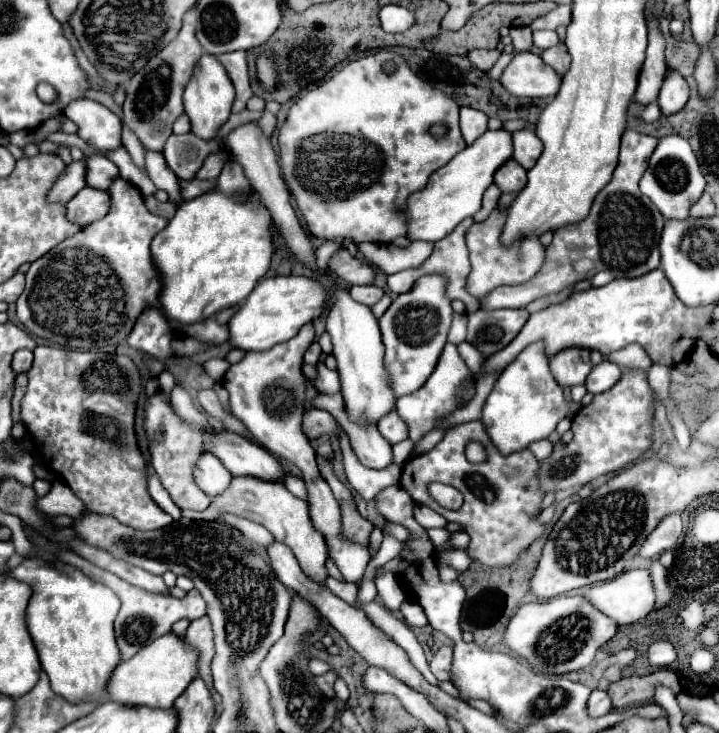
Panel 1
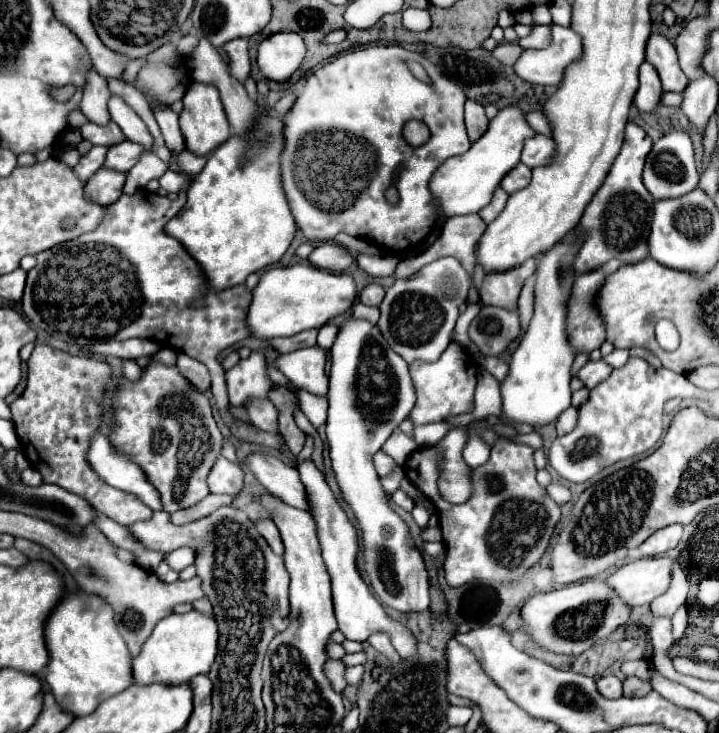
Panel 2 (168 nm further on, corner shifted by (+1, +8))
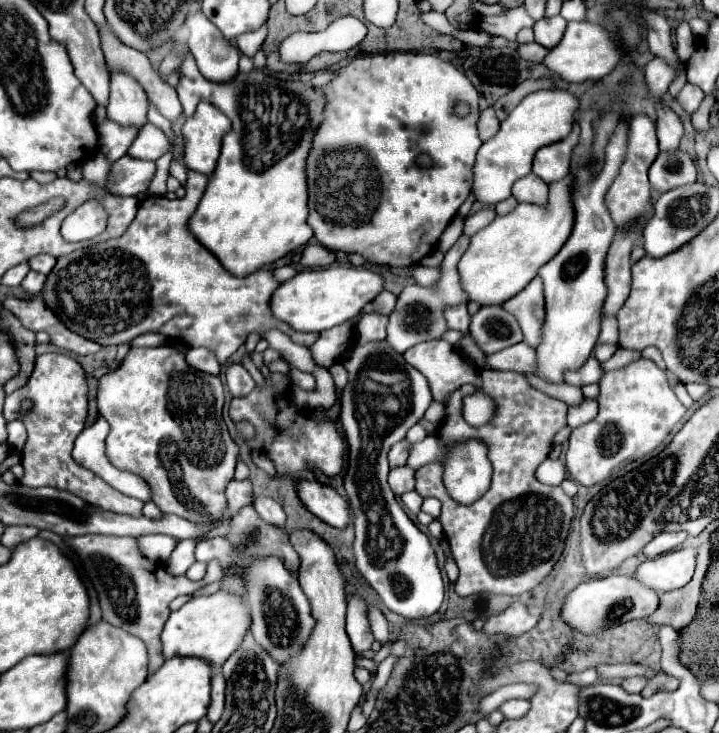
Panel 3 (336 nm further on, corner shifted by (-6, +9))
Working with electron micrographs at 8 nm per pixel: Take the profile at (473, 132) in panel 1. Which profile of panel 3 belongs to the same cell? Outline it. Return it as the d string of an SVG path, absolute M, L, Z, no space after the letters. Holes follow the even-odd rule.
M485 108L479 116L479 122L477 122L477 128L479 128L479 138L485 142L489 140L491 136L495 136L495 132L499 130L499 120L493 112L493 108Z

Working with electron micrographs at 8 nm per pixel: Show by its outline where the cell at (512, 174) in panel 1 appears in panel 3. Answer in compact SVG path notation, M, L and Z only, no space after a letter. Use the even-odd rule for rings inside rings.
M531 172L513 184L513 196L517 198L517 202L547 204L547 184Z

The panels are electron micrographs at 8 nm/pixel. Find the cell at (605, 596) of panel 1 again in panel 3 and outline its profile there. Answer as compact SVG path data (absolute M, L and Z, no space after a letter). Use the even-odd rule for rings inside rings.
M683 548L665 552L653 560L645 560L633 572L633 578L643 586L663 594L683 588L695 570L695 550Z

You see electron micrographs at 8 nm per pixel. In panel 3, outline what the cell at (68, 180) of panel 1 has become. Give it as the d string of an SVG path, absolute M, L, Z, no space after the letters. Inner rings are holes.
M111 120L97 126L97 132L99 132L99 150L109 160L109 164L125 156L127 148L137 136L135 128L117 128L117 124L111 124Z

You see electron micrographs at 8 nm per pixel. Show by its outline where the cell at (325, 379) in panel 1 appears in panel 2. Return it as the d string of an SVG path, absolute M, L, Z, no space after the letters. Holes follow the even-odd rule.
M316 347L292 351L288 355L280 355L274 361L276 369L288 377L298 389L312 391L314 395L328 393L328 377L326 377L326 351Z

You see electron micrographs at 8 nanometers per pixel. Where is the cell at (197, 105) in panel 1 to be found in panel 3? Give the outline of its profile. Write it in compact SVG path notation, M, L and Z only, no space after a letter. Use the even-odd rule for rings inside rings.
M201 102L195 116L189 116L183 124L185 144L185 166L211 176L215 170L221 140L231 130L231 122L213 104Z

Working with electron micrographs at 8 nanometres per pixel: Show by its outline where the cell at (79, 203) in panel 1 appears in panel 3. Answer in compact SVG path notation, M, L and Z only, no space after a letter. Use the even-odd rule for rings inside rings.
M131 156L119 158L107 176L107 192L115 196L139 196L147 190L155 174L155 162L133 160Z

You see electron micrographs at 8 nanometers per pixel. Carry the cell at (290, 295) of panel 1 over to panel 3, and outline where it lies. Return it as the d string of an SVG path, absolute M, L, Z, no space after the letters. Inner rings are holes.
M329 266L319 270L301 270L293 278L279 284L269 300L271 314L297 332L323 332L355 318L367 302L383 290L383 278L357 266Z

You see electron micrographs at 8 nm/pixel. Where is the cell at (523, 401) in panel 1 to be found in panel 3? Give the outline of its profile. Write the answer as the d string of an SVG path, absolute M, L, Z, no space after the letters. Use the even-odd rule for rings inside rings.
M591 110L591 112L577 112L575 116L587 116L581 122L577 122L581 126L581 140L579 140L581 144L577 144L571 158L571 168L575 170L575 188L573 188L575 224L563 248L547 264L539 268L539 276L543 280L543 294L545 294L545 320L541 324L539 348L535 348L537 374L551 384L563 384L565 372L579 370L585 364L585 360L591 356L599 336L601 306L607 294L603 282L603 266L605 266L605 254L615 236L615 224L605 206L605 192L615 180L619 166L623 162L627 122L629 122L627 112L621 112L621 124L605 148L603 170L599 172L597 178L591 178L585 170L581 170L581 166L589 158L591 140L593 140L591 122L599 114Z

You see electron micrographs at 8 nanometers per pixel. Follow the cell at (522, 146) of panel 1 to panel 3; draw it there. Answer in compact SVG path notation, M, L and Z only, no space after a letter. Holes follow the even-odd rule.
M575 124L565 140L539 148L539 152L533 158L533 172L545 182L561 180L569 172L571 154L577 144L579 144L579 126Z

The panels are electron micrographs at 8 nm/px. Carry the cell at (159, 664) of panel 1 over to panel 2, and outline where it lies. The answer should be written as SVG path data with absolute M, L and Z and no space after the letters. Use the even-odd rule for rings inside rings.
M196 609L182 613L182 615L172 613L156 625L152 635L144 643L142 653L134 657L132 661L134 683L138 685L188 683L194 675L210 671L216 651L218 651L218 625L216 625L214 615L206 615Z

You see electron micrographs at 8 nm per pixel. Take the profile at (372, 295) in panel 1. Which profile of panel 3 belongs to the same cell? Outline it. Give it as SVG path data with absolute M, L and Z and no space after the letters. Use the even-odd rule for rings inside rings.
M383 290L383 292L379 292L377 296L375 296L375 300L371 300L365 308L363 308L363 312L377 312L377 314L389 314L391 312L391 308L395 306L395 294L391 294L391 292L387 292L387 290Z

